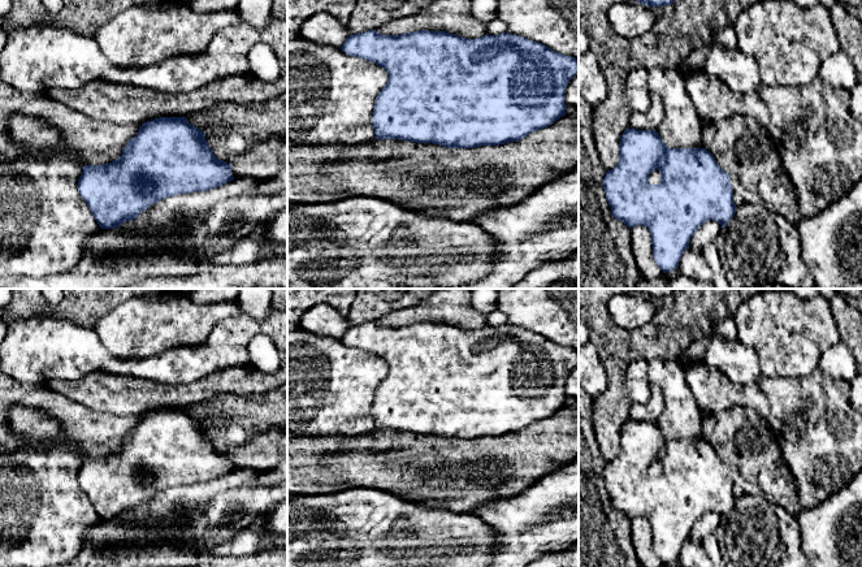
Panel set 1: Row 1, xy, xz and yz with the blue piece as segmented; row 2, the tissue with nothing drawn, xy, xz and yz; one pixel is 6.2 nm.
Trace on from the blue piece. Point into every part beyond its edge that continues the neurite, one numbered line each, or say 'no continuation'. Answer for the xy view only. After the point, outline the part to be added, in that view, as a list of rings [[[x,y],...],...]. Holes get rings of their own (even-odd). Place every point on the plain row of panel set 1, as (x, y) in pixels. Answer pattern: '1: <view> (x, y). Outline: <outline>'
no continuation

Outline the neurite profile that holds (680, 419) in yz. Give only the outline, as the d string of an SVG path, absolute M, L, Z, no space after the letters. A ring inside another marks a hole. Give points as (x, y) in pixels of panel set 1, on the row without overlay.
M676 360L647 362L650 385L659 388L663 410L657 424L670 440L705 440L703 415L685 382L685 369Z

